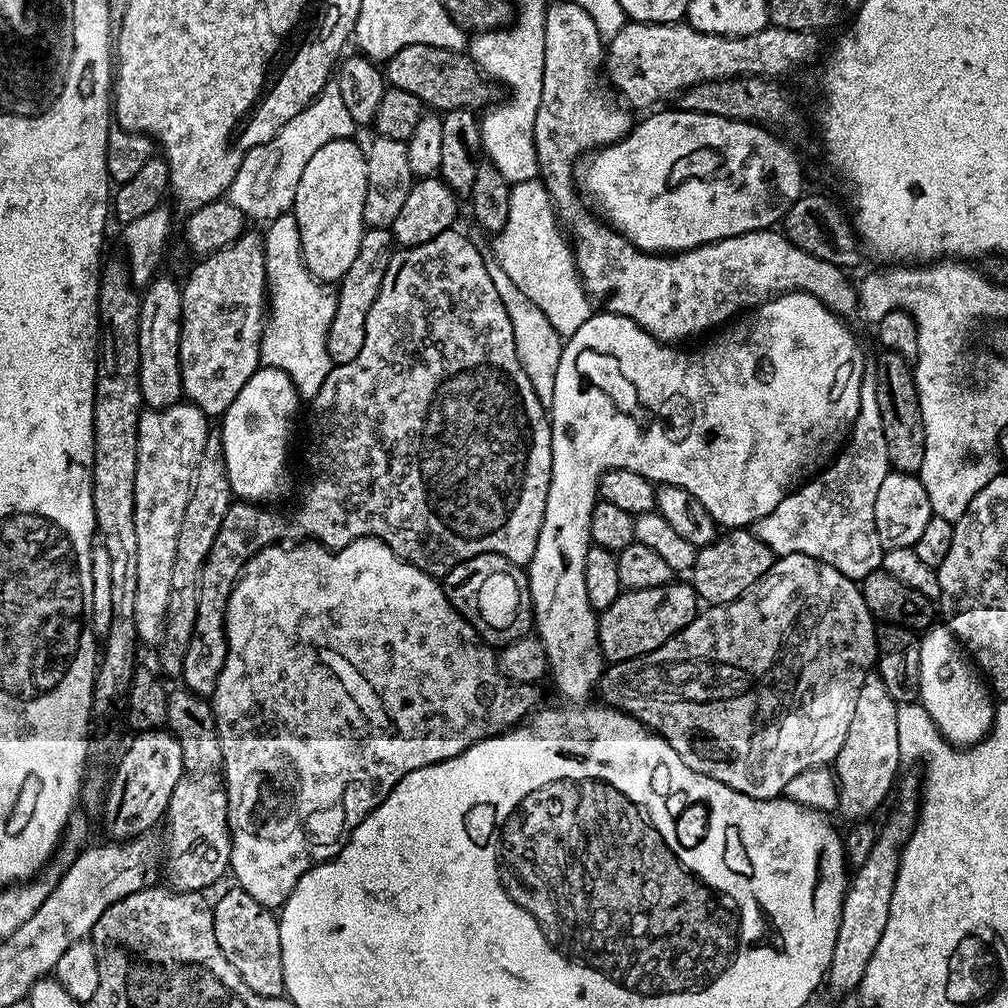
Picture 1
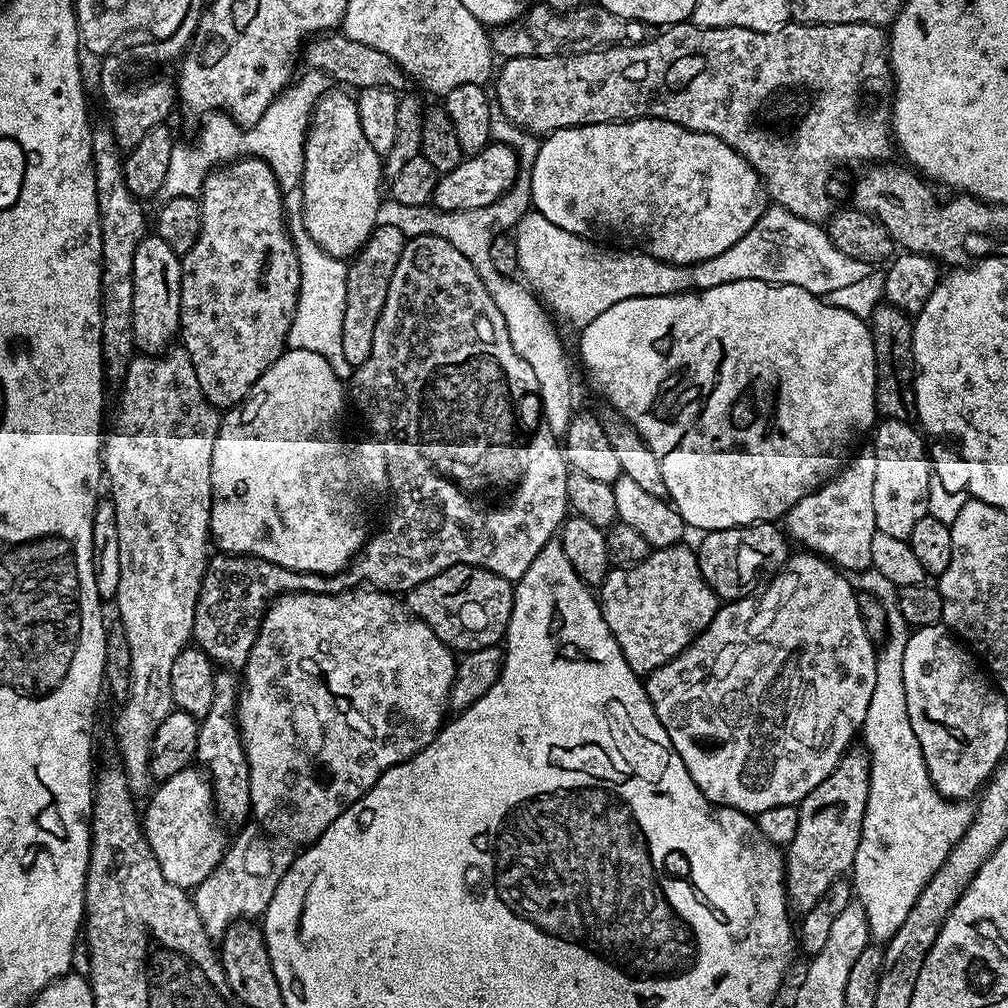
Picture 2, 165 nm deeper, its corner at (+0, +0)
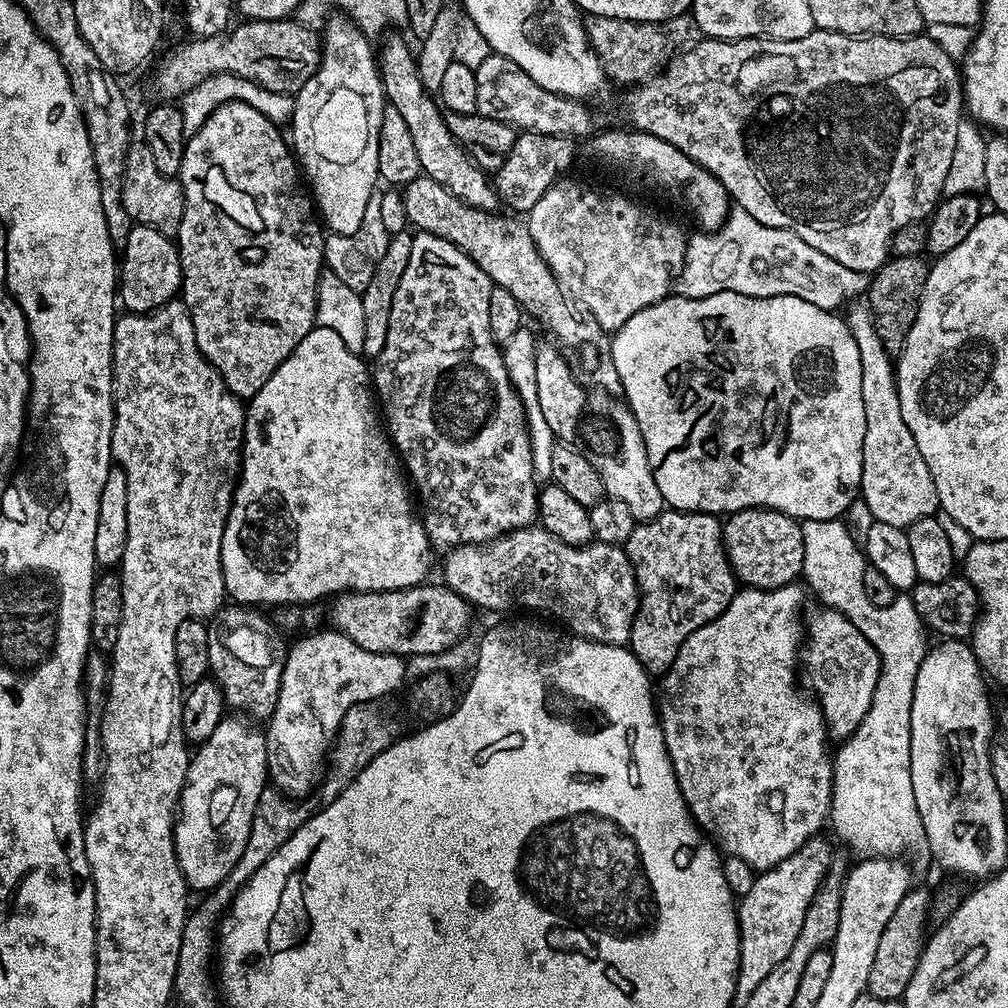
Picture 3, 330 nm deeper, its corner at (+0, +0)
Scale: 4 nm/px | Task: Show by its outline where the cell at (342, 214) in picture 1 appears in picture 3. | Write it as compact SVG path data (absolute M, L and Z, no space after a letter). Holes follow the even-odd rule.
M343 14L333 15L331 19L332 18L333 20L325 26L324 32L322 28L322 55L320 57L320 68L306 83L304 83L302 90L295 93L294 96L294 107L292 110L292 119L290 121L290 129L292 128L290 144L294 149L295 155L298 157L299 167L306 177L307 183L310 185L310 192L314 197L314 204L318 209L319 219L326 225L327 231L329 233L354 234L354 230L358 230L358 226L362 226L362 218L366 215L366 206L374 198L375 192L372 191L375 190L376 184L378 185L378 181L380 180L380 171L378 170L378 134L380 133L380 127L382 126L382 114L386 107L386 101L384 98L384 87L380 81L378 58L374 53L374 46L372 48L367 40L369 37L366 35L365 29L360 28Z

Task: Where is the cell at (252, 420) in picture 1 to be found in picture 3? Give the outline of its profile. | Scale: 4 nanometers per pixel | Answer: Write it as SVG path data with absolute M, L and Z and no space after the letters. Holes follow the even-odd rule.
M313 327L312 331L306 334L306 338L302 338L302 342L298 342L298 346L287 356L278 366L278 370L274 370L272 377L266 382L266 386L262 386L262 390L258 390L258 394L251 397L246 404L246 415L244 418L244 443L242 445L242 467L238 477L236 491L232 497L232 509L228 511L228 520L224 524L224 533L222 534L222 546L220 547L220 561L222 562L222 570L224 571L224 591L229 597L232 596L237 605L240 606L264 606L260 604L276 604L275 606L300 606L305 602L303 600L316 600L319 596L324 596L327 592L331 594L343 594L349 590L354 592L393 592L399 588L415 588L416 585L425 583L429 579L428 576L428 548L430 549L430 539L428 537L427 527L423 523L416 521L416 516L412 513L412 504L408 501L408 488L405 477L402 475L402 464L399 459L391 460L388 456L372 456L372 444L376 448L388 448L390 444L389 437L386 435L385 429L382 427L381 417L378 415L377 405L374 403L374 392L370 387L370 368L363 364L365 361L361 359L357 353L352 352L346 346L346 342L342 342L342 338L338 338L338 334L334 334L334 330L329 328Z

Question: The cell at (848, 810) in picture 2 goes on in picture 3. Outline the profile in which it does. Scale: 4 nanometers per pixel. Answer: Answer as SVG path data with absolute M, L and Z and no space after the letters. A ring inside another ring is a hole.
M821 838L807 840L793 856L787 856L782 862L778 862L772 868L763 869L760 876L752 884L752 889L744 896L744 901L739 901L736 909L736 920L740 923L740 969L736 975L736 999L737 1005L743 1006L746 998L754 994L754 990L794 950L794 942L798 942L798 930L802 930L802 922L806 922L806 910L814 898L814 894L825 883L824 875L828 872L828 863L832 860L832 848Z

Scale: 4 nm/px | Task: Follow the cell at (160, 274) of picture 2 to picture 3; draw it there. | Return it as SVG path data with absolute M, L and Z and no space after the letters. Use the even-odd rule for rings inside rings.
M137 224L130 230L122 245L122 259L118 264L118 300L129 313L153 312L168 301L177 299L180 286L180 254L169 237Z

